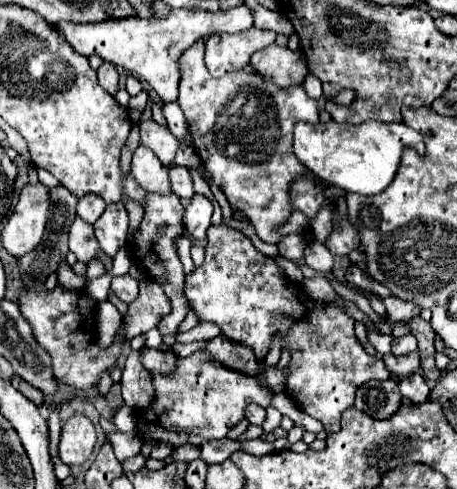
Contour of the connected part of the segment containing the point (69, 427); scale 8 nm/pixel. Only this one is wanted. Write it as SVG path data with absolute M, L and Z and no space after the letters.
M76 413L62 425L60 435L60 459L66 465L80 465L84 463L96 445L96 429L92 421Z

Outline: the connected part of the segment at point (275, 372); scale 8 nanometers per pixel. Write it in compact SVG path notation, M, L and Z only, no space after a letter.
M268 367L268 369L264 371L264 375L266 375L268 385L270 385L270 389L272 389L274 393L284 391L284 373L282 373L280 369L276 369L276 367Z

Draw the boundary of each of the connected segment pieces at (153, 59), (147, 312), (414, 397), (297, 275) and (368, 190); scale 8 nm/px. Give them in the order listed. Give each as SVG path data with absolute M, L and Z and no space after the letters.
M246 5L208 13L208 11L186 11L186 9L172 9L168 19L142 19L142 17L128 17L116 21L102 21L94 25L78 25L70 21L58 23L58 31L64 33L66 41L74 47L80 55L98 55L104 61L126 69L128 73L144 79L150 87L160 95L162 101L176 101L178 97L178 83L180 83L180 55L198 39L206 39L216 31L236 33L252 27L252 13Z
M150 279L140 281L140 295L128 305L128 311L122 315L122 323L126 325L122 333L124 341L150 331L162 317L166 317L166 313L170 313L170 303L166 301L162 287L154 285Z
M412 373L410 377L404 377L398 385L400 385L400 393L408 397L412 403L424 403L428 399L430 387L420 373Z
M276 257L276 261L278 261L278 265L286 271L286 275L292 279L292 281L296 281L296 283L302 283L302 273L300 273L300 269L292 263L292 261L288 261L288 259L282 259L282 257Z
M328 121L320 125L298 123L294 127L294 155L300 163L328 185L358 195L382 193L392 183L406 147L416 149L420 155L426 151L422 135L404 123L366 121L360 125L344 125Z

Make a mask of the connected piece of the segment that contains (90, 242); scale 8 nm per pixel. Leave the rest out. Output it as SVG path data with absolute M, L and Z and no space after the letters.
M80 217L74 219L72 227L70 227L70 251L78 257L78 261L90 263L96 257L96 251L100 249L96 237L94 237L94 229L90 223L82 221Z

